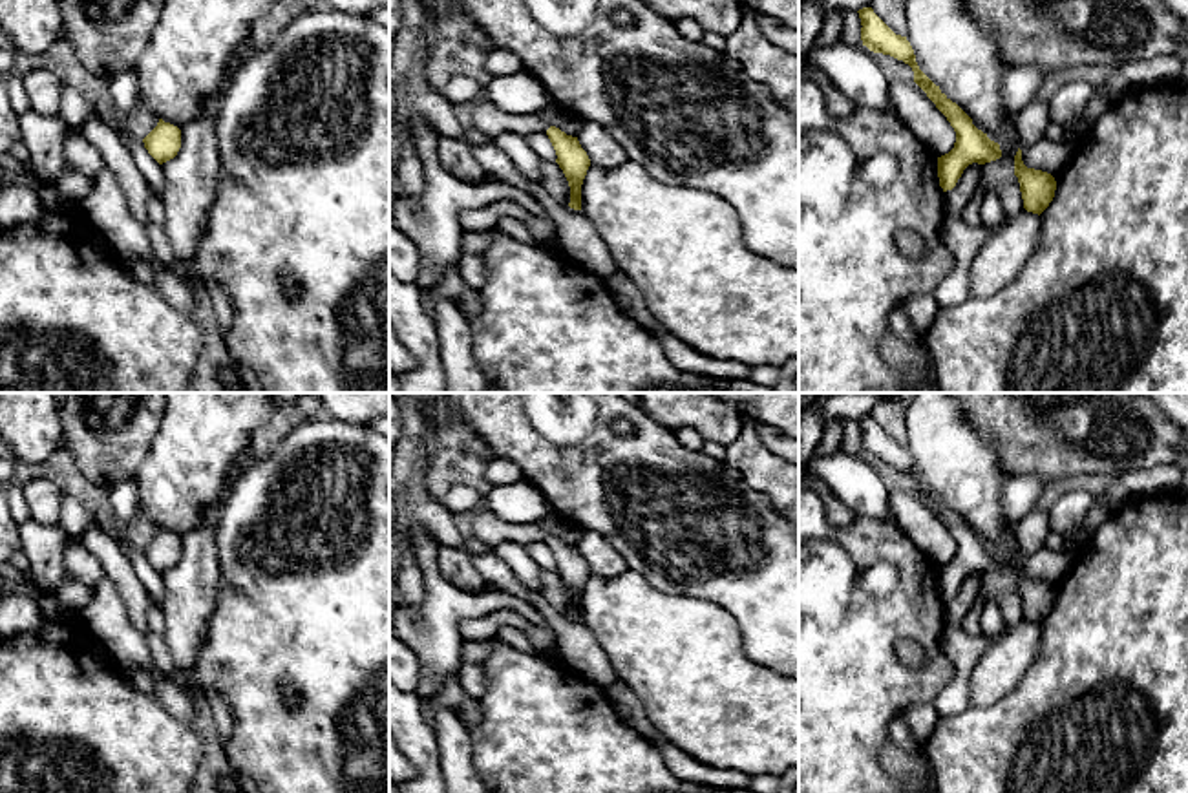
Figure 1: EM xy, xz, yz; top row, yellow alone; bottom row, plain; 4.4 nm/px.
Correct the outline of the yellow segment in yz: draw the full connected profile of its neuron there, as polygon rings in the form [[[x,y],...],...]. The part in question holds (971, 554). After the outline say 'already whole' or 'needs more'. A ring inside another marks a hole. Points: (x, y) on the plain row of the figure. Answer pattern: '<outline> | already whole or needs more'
[[[872,417],[857,420],[861,428],[861,449],[874,462],[890,464],[908,473],[914,492],[927,502],[936,517],[947,526],[956,541],[954,557],[938,566],[938,587],[943,601],[952,599],[963,579],[972,574],[985,574],[1002,566],[1000,554],[972,534],[972,528],[952,512],[918,475],[914,459],[907,446],[896,444]]] | already whole

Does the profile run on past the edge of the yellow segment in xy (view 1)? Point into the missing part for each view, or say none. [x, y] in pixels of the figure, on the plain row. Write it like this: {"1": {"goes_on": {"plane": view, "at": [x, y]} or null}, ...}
{"1": {"goes_on": null}}

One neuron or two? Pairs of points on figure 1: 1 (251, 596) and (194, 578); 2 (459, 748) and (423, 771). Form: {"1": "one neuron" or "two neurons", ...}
{"1": "two neurons", "2": "two neurons"}

